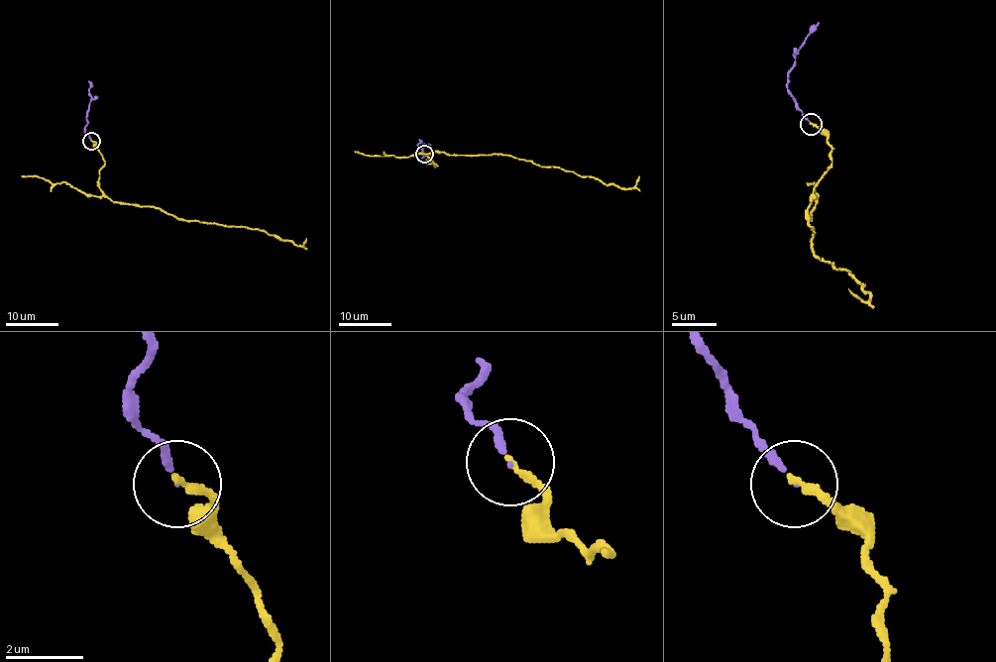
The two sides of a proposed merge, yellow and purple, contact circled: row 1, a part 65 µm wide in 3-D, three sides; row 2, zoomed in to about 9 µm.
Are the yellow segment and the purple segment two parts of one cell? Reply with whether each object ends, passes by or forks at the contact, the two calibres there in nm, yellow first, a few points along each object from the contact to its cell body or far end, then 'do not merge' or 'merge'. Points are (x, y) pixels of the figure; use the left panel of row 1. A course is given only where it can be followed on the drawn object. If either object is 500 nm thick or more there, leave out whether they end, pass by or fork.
yellow ends | purple ends | 190/140 nm | yellow via (91, 141), (104, 163), (98, 185), (112, 201), (155, 206), (186, 221), (264, 230), (298, 246), (306, 238) | purple via (91, 141), (85, 127), (91, 97), (89, 81) | merge

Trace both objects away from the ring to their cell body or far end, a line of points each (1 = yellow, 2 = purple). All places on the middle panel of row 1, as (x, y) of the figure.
1: (424, 154), (437, 165), (431, 156), (435, 152), (505, 154), (631, 188), (639, 176)
2: (424, 154), (418, 145), (419, 140), (424, 146), (422, 158)

